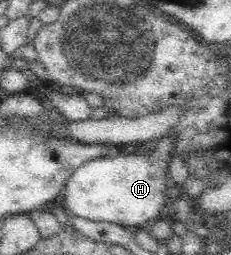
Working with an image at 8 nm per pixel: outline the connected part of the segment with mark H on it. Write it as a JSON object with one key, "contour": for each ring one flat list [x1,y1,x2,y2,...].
{"contour":[[163,139,158,141,158,147,152,149,152,153,128,153,128,151,122,151,118,157,104,157,100,156,99,158,94,159,94,161,88,161,84,165,77,168,77,170,69,177,64,192,61,195,61,198,64,200,65,207,70,209,71,213,75,217,80,217,86,221,94,221,95,223,112,223,113,225,120,225,121,227,128,228,131,230,137,230,138,228,147,227,149,224,156,221,160,218,160,211,164,209,164,203,166,203,166,189,171,189,171,187,166,187,166,165,168,165,168,159,170,159,170,152,172,147,168,147,168,143,164,143]]}

